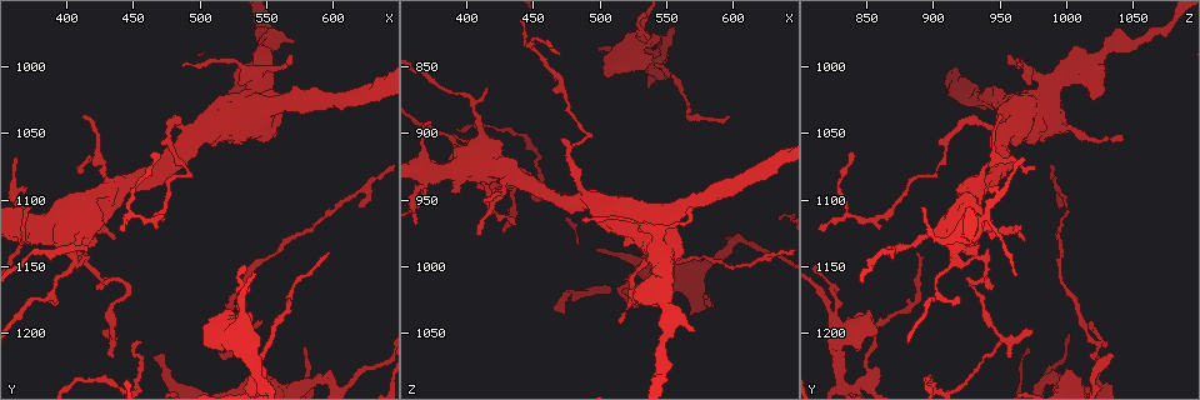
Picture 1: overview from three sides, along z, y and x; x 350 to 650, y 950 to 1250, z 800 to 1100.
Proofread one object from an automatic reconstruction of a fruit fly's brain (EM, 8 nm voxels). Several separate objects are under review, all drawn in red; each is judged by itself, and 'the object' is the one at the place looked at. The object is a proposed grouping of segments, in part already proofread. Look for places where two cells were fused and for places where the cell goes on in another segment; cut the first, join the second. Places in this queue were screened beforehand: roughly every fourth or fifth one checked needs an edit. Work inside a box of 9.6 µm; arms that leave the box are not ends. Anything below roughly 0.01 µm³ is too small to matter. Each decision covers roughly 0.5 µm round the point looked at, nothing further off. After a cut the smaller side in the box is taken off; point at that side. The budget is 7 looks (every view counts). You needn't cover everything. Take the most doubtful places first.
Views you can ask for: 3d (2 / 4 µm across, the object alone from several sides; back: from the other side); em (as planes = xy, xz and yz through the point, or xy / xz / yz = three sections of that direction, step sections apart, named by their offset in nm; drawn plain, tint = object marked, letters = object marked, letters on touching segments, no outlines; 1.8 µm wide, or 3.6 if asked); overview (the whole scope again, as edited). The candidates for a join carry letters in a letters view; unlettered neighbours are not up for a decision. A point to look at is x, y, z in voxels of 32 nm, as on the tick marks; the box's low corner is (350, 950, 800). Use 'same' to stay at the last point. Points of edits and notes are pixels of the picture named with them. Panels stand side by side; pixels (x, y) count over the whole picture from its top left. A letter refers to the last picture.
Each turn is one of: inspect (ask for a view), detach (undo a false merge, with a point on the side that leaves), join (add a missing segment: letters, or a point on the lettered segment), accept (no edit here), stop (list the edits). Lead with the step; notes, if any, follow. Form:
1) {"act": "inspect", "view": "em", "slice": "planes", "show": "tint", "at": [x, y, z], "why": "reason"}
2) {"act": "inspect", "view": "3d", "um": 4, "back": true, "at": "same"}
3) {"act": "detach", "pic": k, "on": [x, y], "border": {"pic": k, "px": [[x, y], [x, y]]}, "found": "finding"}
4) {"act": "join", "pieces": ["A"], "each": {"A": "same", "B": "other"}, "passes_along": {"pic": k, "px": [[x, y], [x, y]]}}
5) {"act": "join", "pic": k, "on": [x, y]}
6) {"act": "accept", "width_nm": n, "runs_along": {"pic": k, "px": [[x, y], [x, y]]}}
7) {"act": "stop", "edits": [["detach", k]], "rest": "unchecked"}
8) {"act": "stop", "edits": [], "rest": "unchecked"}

{"act": "inspect", "view": "em", "slice": "planes", "show": "letters", "at": [544, 1234, 828]}

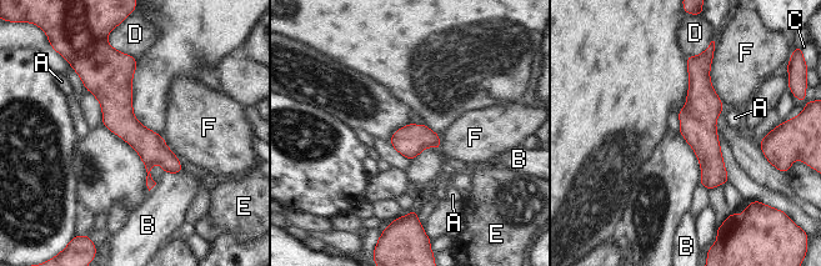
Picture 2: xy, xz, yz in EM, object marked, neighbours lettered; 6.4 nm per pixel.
{"act": "accept", "each": {"A": "other", "B": "other", "C": "other", "D": "other", "E": "other", "F": "other"}, "border": {"pic": 2, "px": [[714, 49], [710, 83], [725, 108]]}, "found": "one cell here"}

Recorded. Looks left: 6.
{"act": "inspect", "view": "3d", "um": 2, "at": [514, 1216, 1018], "why": "tapers out"}

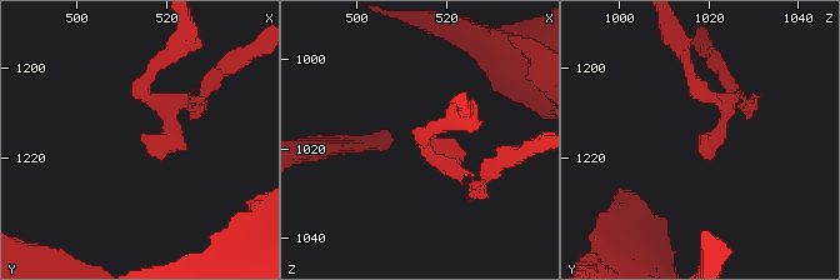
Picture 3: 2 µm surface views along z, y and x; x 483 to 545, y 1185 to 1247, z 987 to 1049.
{"act": "inspect", "view": "em", "slice": "planes", "show": "letters", "at": [514, 1214, 1018]}

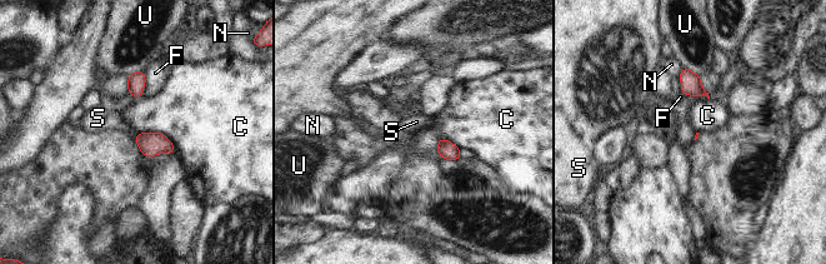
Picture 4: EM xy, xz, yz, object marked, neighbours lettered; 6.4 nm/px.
{"act": "accept", "each": {"C": "other", "F": "other", "N": "other", "S": "other", "U": "other"}, "border": {"pic": 4, "px": [[140, 132], [160, 132], [175, 152]]}, "found": "no lettered segment goes on from it"}

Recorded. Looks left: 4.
{"act": "inspect", "view": "em", "slice": "yz", "step": 16, "show": "tint", "at": [566, 1184, 876], "why": "thin neck"}

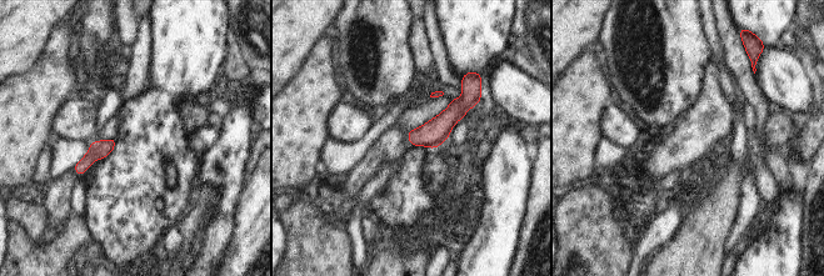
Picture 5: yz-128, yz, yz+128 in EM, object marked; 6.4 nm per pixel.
{"act": "inspect", "view": "em", "slice": "planes", "show": "letters", "at": "same", "why": "another direction"}

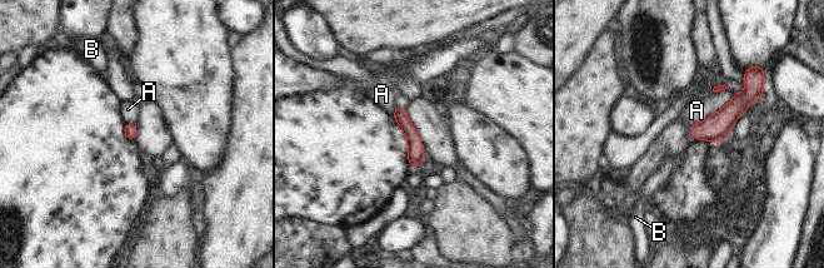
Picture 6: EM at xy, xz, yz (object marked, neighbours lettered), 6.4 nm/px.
{"act": "accept", "longest_contact_nm": ["A", 360], "each": {"A": "other", "B": "other"}, "runs_along": {"pic": 6, "px": [[758, 94], [717, 127], [694, 133]]}, "found": "continuous, no second cell"}

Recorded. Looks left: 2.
{"act": "stop", "edits": [], "rest": "unchecked"}

